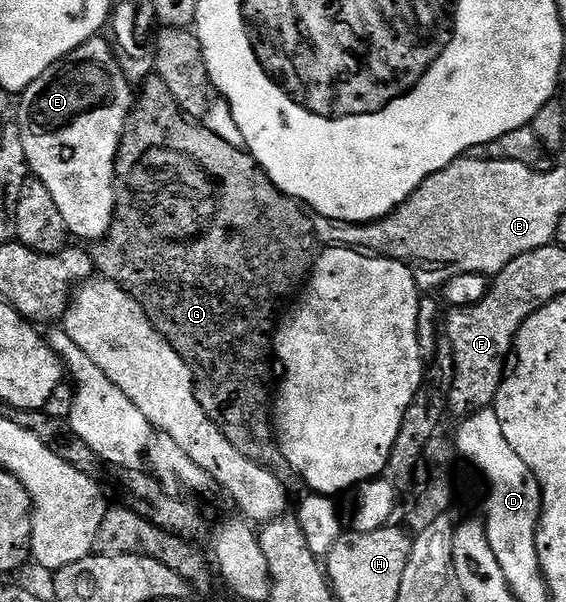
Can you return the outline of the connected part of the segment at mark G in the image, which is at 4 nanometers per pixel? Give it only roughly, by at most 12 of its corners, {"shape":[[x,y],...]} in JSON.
{"shape":[[145,78],[91,249],[235,451],[319,229]]}

